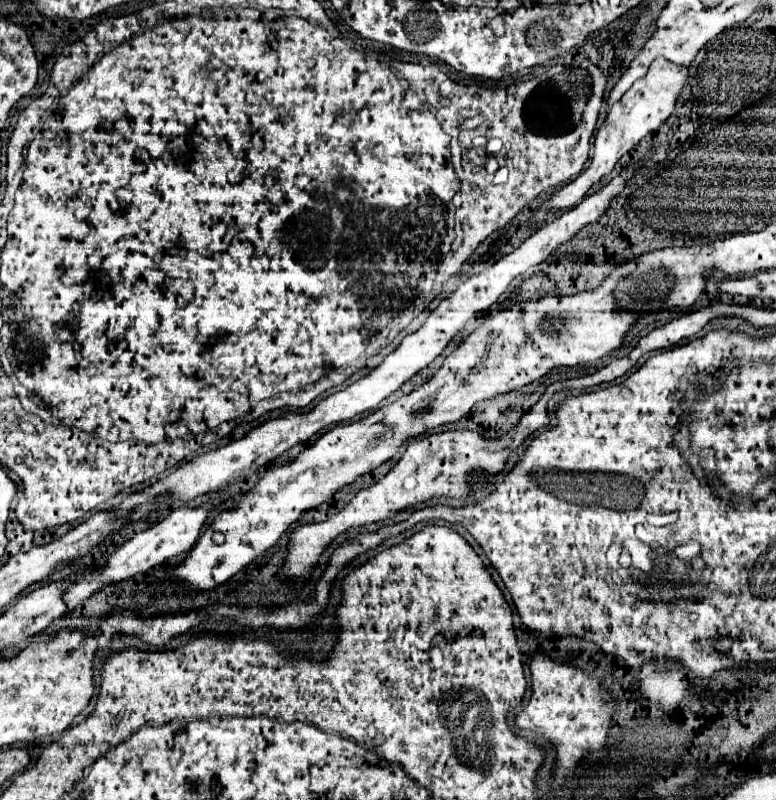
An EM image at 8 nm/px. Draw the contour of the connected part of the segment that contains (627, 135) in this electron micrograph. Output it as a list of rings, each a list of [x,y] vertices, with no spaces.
[[[657,57],[651,63],[647,75],[643,79],[635,81],[631,85],[631,89],[617,103],[613,103],[613,107],[609,109],[605,123],[601,125],[601,129],[595,135],[595,153],[593,153],[593,161],[591,161],[589,169],[583,171],[575,181],[567,183],[561,191],[555,191],[551,195],[551,199],[541,205],[541,209],[539,209],[539,213],[535,217],[539,221],[543,221],[549,215],[549,211],[553,211],[553,209],[575,207],[585,197],[585,193],[589,191],[589,187],[593,183],[597,183],[601,177],[605,177],[605,175],[609,175],[613,171],[615,163],[625,153],[635,149],[639,145],[639,141],[647,133],[659,129],[661,123],[665,123],[669,119],[669,115],[675,109],[677,99],[679,99],[679,95],[681,95],[687,81],[689,81],[689,67],[687,65],[677,65],[677,63],[667,61],[665,57]]]

